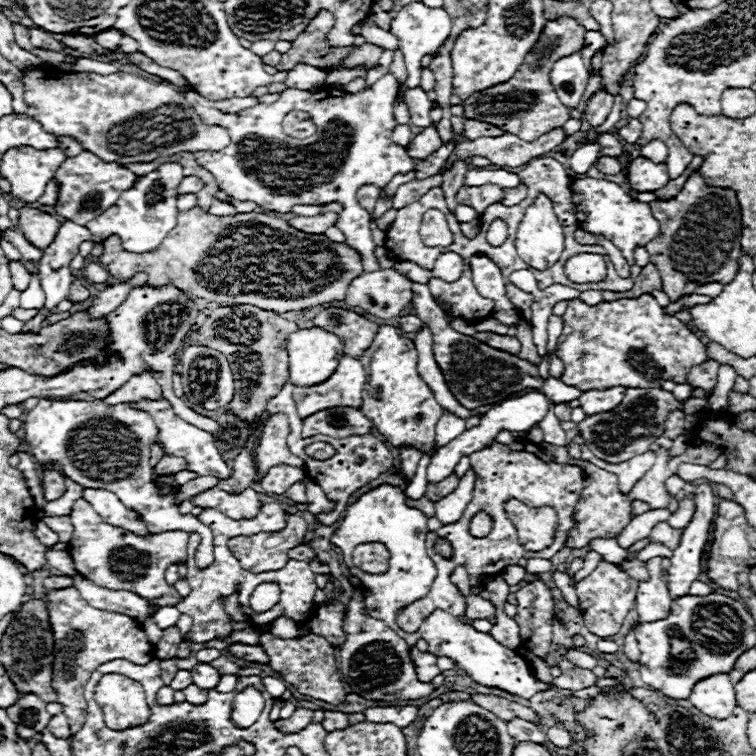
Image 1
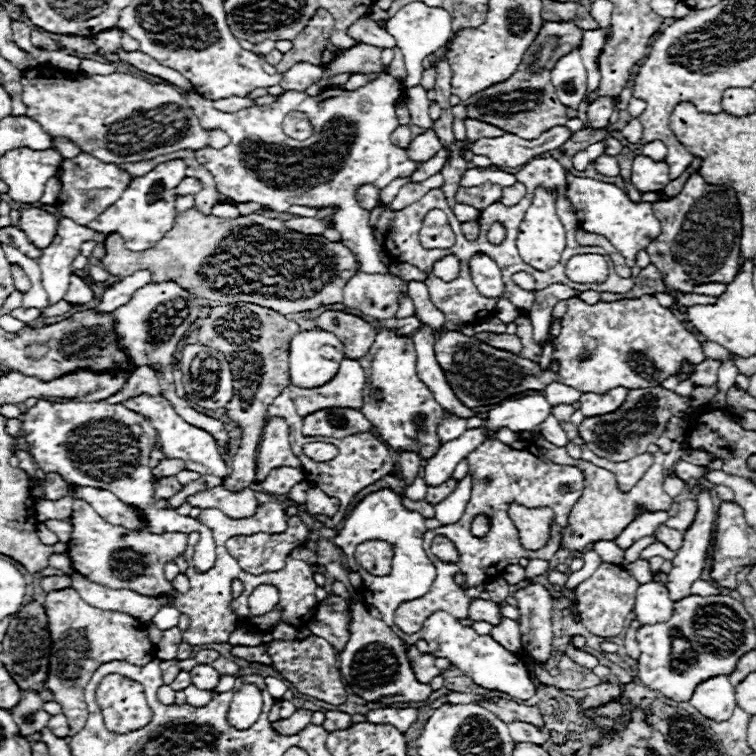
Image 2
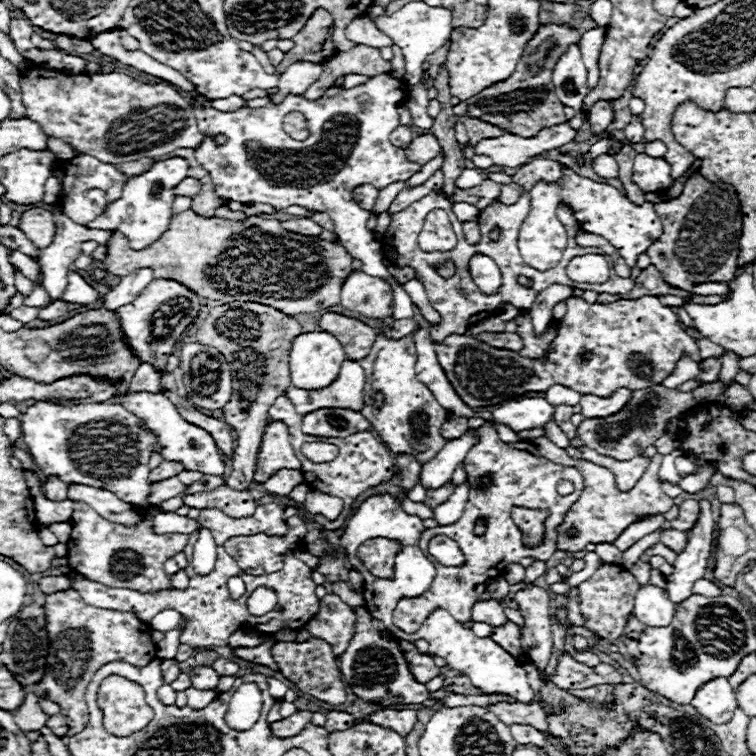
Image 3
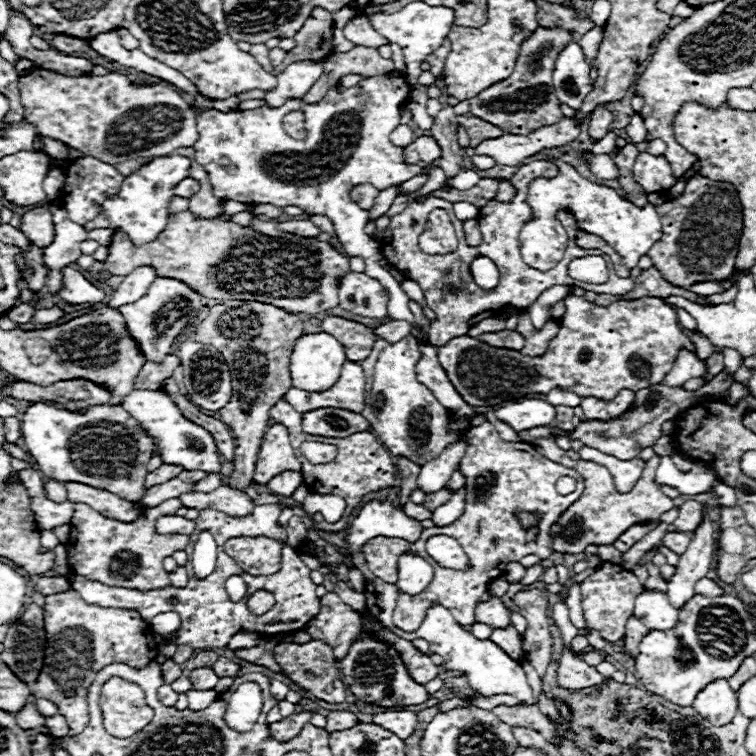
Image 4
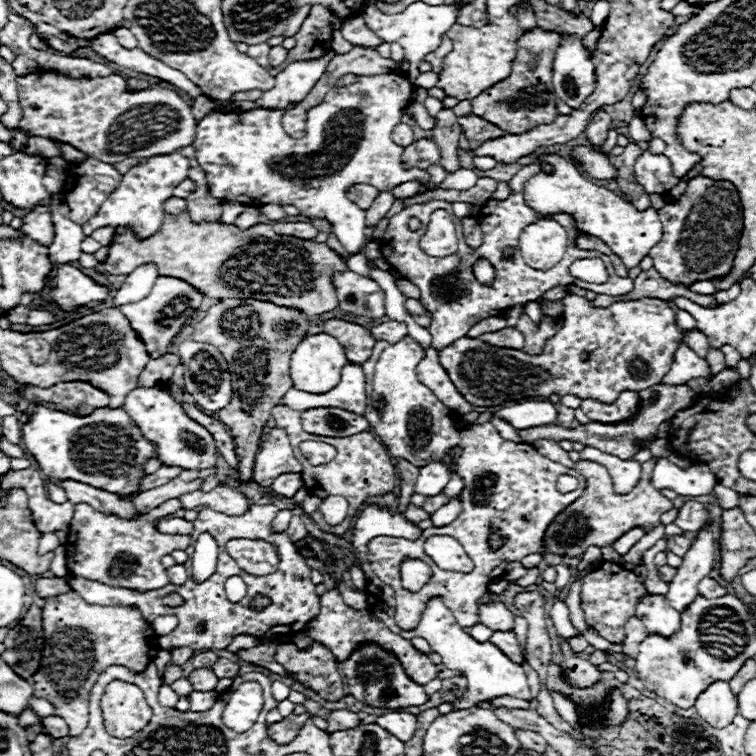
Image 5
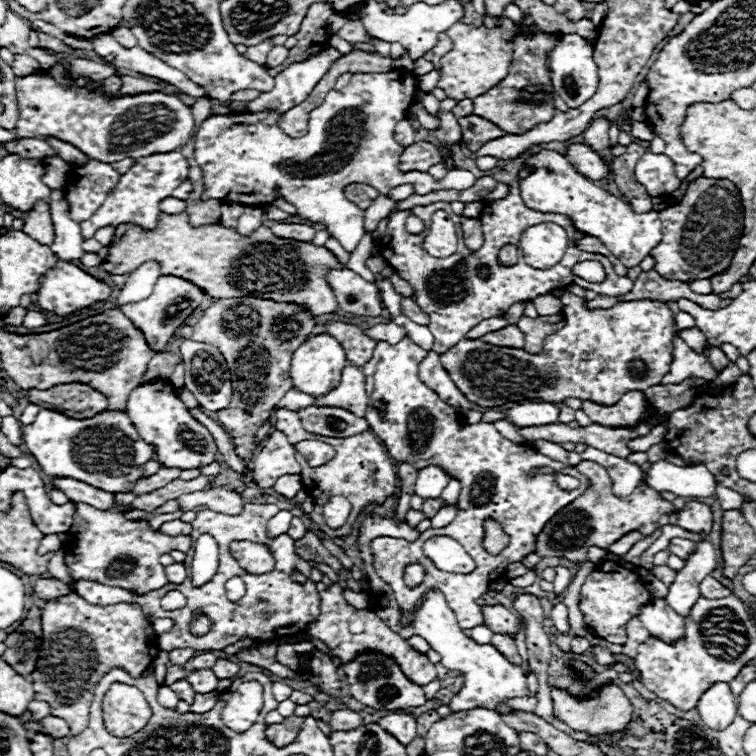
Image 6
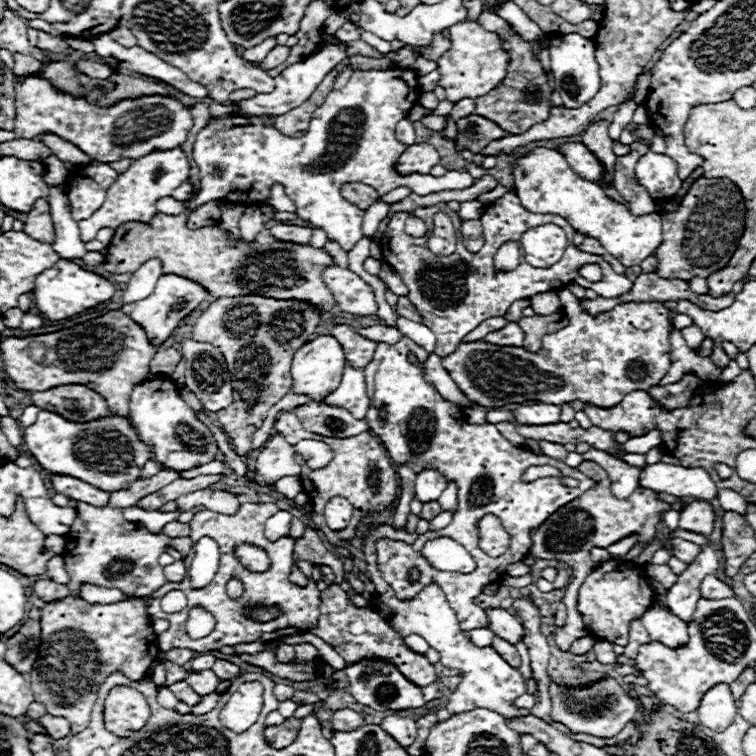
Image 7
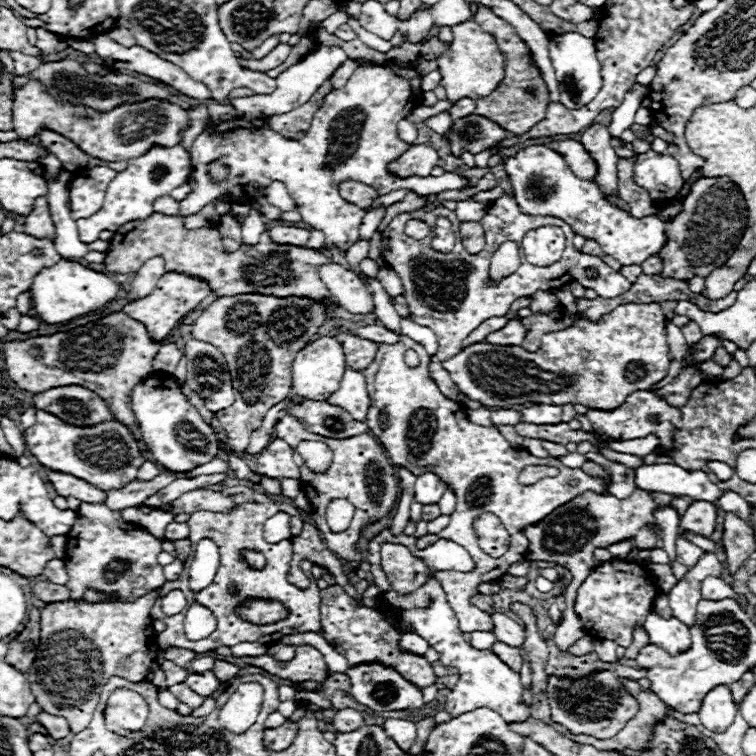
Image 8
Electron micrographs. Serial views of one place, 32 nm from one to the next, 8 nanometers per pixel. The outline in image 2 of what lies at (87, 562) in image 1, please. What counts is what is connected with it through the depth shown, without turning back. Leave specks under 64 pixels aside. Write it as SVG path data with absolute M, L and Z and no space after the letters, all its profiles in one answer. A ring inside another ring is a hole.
M76 500L70 522L72 522L72 538L68 542L68 558L72 560L72 568L78 574L82 574L84 578L88 578L96 584L102 584L102 586L108 586L108 588L128 588L128 590L140 592L144 596L158 596L158 594L174 592L172 584L164 576L164 564L174 560L178 554L184 554L188 534L182 534L182 532L152 534L148 530L148 526L144 526L140 530L128 530L128 528L122 528L122 526L114 526L114 524L108 524L104 518L100 518L92 510L92 506L86 504L84 500Z

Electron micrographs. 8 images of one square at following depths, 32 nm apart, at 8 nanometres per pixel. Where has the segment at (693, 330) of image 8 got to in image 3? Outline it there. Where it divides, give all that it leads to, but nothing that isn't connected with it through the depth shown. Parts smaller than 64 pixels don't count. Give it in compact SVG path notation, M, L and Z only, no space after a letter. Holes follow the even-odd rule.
M698 338L698 348L700 348L700 356L702 358L708 358L708 356L722 356L724 354L724 348L720 348L718 344L706 340L706 338Z

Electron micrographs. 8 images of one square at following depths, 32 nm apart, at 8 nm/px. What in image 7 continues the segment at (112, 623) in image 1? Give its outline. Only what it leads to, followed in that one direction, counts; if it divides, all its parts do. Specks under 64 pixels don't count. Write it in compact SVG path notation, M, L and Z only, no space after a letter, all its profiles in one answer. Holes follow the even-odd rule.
M68 596L48 602L42 608L40 626L40 656L28 674L28 682L48 714L62 716L70 722L72 734L88 726L96 702L96 686L100 686L108 674L124 672L130 680L140 680L160 654L156 632L152 630L152 620L142 598L116 604L88 604L82 598Z

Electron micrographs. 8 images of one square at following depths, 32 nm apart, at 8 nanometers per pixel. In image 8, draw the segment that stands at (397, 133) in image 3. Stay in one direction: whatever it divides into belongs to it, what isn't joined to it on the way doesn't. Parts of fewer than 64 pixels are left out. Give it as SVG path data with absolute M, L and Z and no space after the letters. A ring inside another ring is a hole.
M400 120L400 124L398 124L398 134L400 134L400 138L402 138L404 142L414 144L414 140L416 140L416 136L418 136L418 130L416 130L416 126L414 126L412 122Z

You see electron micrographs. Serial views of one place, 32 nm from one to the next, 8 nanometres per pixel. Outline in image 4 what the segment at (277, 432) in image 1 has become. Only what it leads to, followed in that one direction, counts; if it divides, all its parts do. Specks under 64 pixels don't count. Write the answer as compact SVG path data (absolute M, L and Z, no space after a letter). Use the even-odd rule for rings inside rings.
M274 424L266 430L254 470L256 484L268 484L280 472L300 472L300 462L294 456L294 450L288 440L288 430L280 424Z

